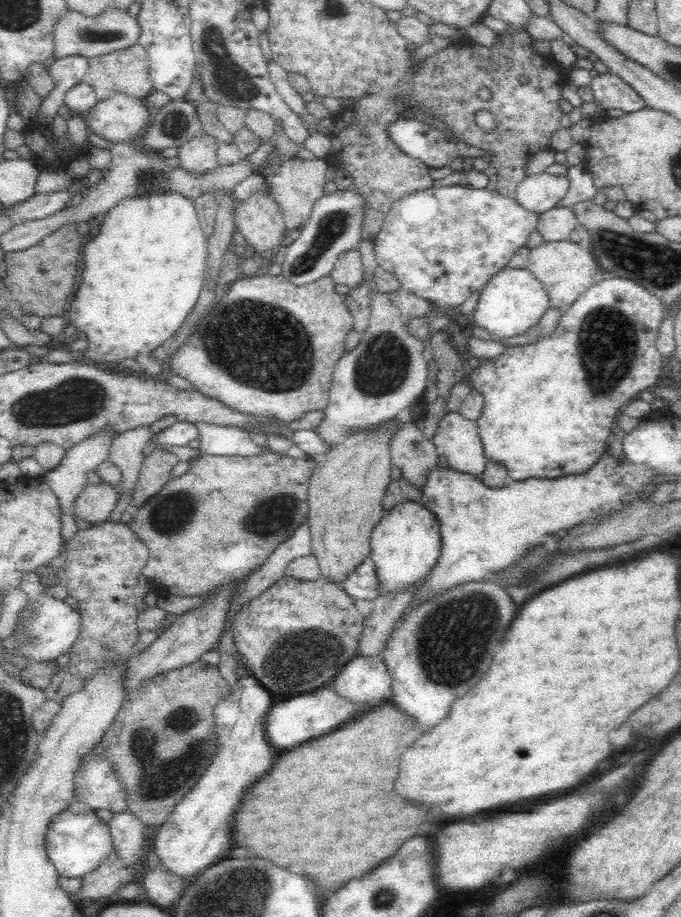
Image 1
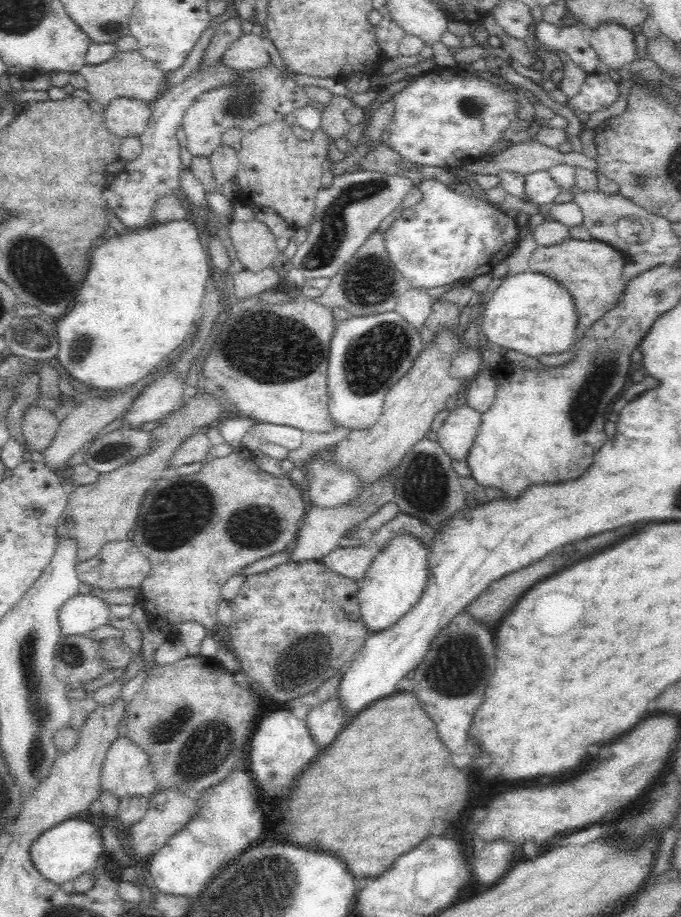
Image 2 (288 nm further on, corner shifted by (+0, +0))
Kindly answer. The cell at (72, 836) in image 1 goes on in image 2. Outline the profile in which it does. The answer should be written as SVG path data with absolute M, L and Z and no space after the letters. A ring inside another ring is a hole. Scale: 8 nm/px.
M64 820L60 824L56 824L54 828L44 830L30 846L30 860L34 864L34 868L52 884L64 886L66 882L76 880L80 874L88 874L92 872L98 862L100 856L104 852L104 844L102 844L102 832L100 828L96 828L90 822L84 820Z

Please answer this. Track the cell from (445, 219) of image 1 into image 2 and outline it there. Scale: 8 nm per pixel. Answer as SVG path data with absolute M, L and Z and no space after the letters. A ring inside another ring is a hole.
M422 178L418 186L424 194L422 202L404 210L398 222L388 222L384 228L390 260L412 288L430 290L460 280L474 280L492 272L520 244L520 226L480 198L450 192L436 178Z

